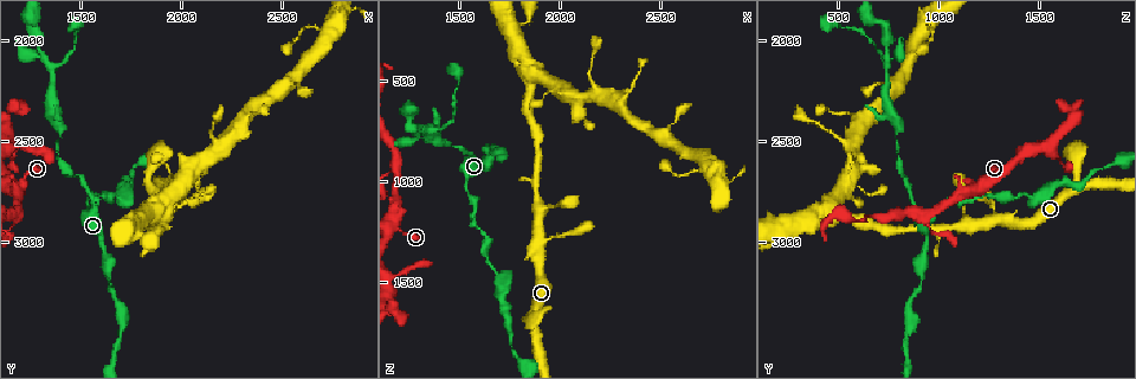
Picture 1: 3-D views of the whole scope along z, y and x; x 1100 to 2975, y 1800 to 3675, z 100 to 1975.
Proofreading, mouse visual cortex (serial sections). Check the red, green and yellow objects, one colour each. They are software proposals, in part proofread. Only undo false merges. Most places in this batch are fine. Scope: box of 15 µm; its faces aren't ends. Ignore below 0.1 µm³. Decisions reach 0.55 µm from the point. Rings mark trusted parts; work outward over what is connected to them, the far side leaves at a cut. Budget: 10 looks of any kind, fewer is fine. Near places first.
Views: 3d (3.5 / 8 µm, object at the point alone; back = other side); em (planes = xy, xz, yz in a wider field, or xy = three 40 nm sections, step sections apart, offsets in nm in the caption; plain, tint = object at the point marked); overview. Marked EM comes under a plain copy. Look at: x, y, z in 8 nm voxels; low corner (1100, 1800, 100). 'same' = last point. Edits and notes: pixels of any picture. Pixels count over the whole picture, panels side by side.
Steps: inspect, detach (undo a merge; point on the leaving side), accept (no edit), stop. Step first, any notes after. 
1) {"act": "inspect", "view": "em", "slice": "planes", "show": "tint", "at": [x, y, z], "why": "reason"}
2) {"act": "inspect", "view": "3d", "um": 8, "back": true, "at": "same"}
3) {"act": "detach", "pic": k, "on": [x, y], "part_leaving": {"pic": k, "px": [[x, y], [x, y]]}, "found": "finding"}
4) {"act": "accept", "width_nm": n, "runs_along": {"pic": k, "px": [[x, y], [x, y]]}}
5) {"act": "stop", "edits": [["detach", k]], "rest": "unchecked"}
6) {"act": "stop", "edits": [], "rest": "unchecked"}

{"act": "inspect", "view": "3d", "um": 3.5, "at": [1700, 2780, 1470]}

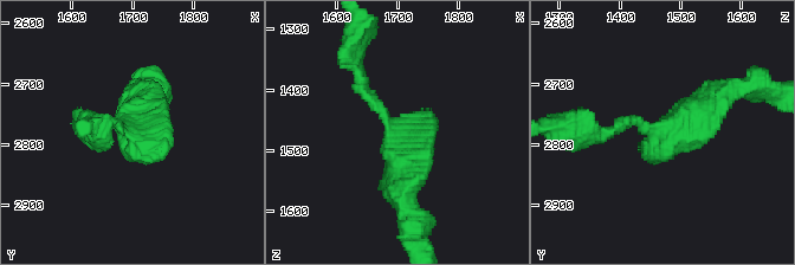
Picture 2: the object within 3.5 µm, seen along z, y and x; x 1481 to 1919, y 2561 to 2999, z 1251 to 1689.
{"act": "inspect", "view": "em", "slice": "planes", "show": "tint", "at": [1705, 2785, 1470], "why": "need the tissue"}

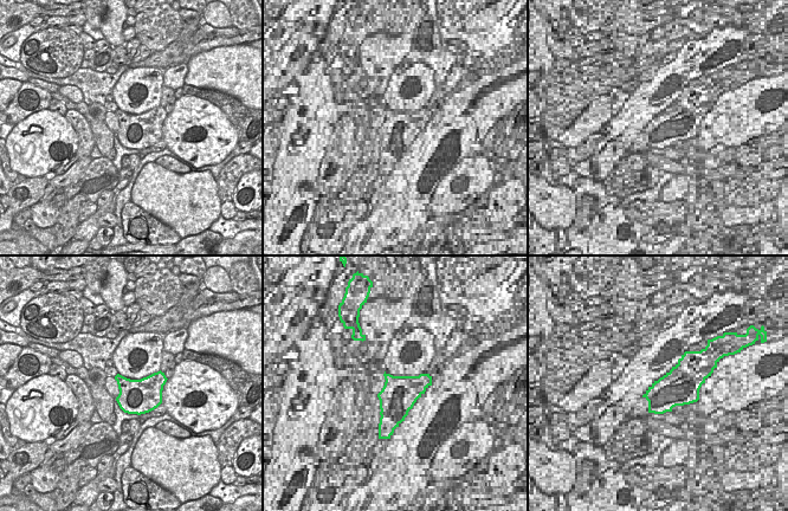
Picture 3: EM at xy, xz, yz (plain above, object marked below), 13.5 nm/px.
{"act": "accept", "runs_along": {"pic": 2, "px": [[359, 76], [399, 134], [402, 198]]}, "found": "one cell here"}

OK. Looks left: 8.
{"act": "inspect", "view": "3d", "um": 3.5, "at": [1470, 2670, 820], "why": "narrows sharply"}

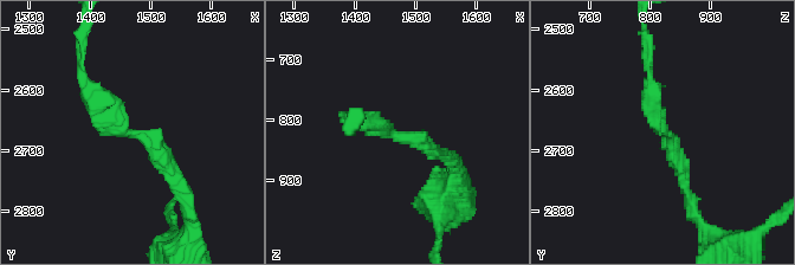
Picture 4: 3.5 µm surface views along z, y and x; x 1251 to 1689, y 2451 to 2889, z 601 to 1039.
{"act": "inspect", "view": "em", "slice": "xy", "step": 5, "show": "tint", "at": [1470, 2675, 830], "arm_widths_nm": [150, 250]}

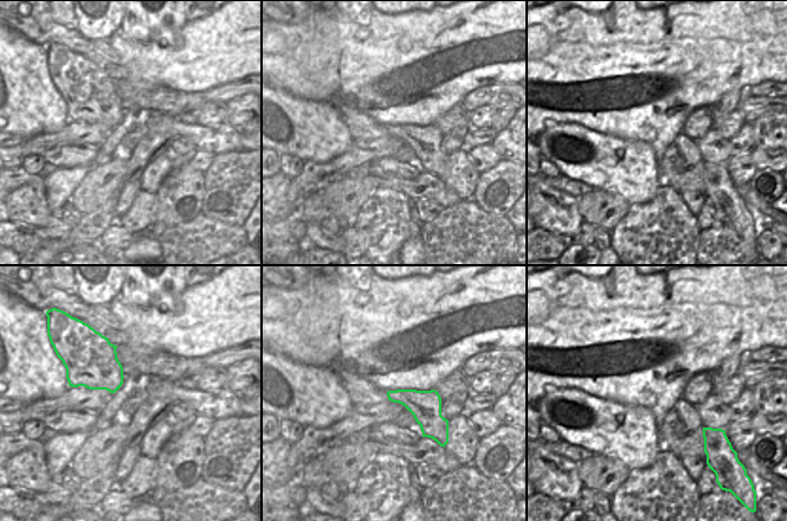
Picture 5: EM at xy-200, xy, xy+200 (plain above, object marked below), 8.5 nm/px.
{"act": "inspect", "view": "em", "slice": "xy", "step": 3, "show": "tint", "at": "same"}

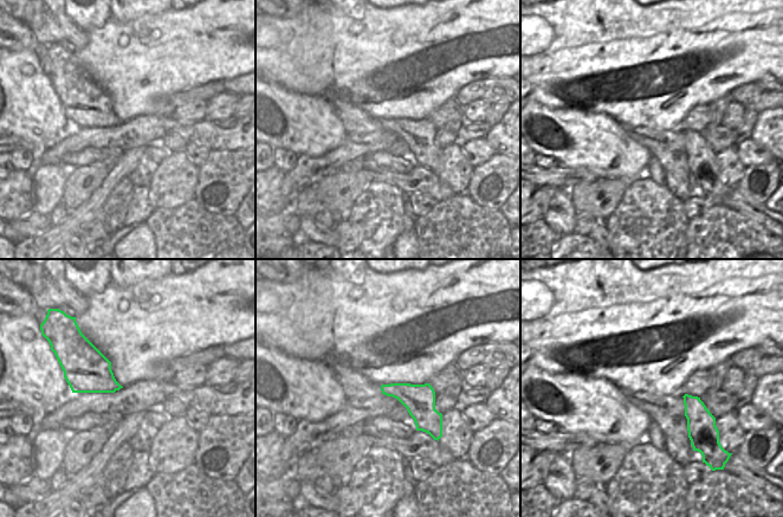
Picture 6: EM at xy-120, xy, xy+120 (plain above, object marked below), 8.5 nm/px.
{"act": "accept", "runs_along": {"pic": 4, "px": [[179, 185], [84, 76]]}, "found": "all the same cell"}

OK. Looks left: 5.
{"act": "inspect", "view": "3d", "um": 3.5, "at": [1370, 2140, 740], "why": "narrows sharply"}

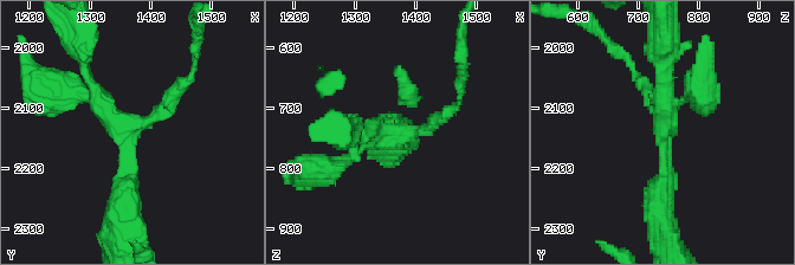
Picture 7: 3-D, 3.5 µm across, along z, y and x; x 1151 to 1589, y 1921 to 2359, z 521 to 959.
{"act": "inspect", "view": "em", "slice": "xy", "step": 2, "show": "tint", "at": [1365, 2135, 745], "arms": 3, "arm_widths_nm": [200, 250, 300]}

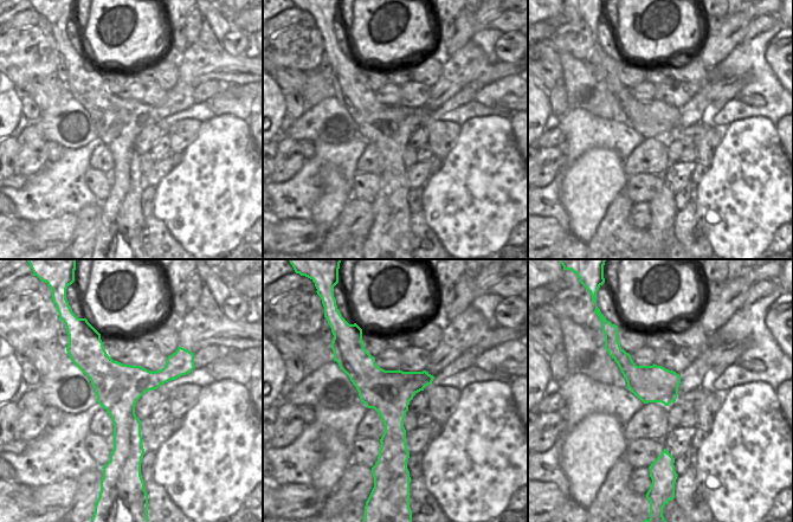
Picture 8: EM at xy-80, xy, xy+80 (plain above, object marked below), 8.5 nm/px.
{"act": "accept", "runs_along": {"pic": 8, "px": [[359, 342], [392, 403], [386, 453]]}, "found": "all the same cell"}

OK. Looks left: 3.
{"act": "inspect", "view": "3d", "um": 8, "at": [1870, 2750, 1670], "why": "arms part here"}

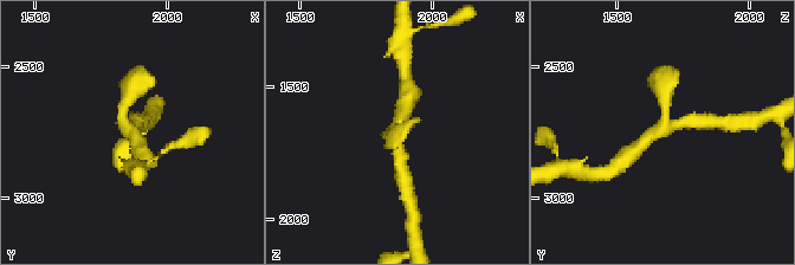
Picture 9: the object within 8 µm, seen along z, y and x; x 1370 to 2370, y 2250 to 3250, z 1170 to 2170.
{"act": "inspect", "view": "3d", "um": 3.5, "at": [1860, 2750, 1680], "why": "zoom in"}

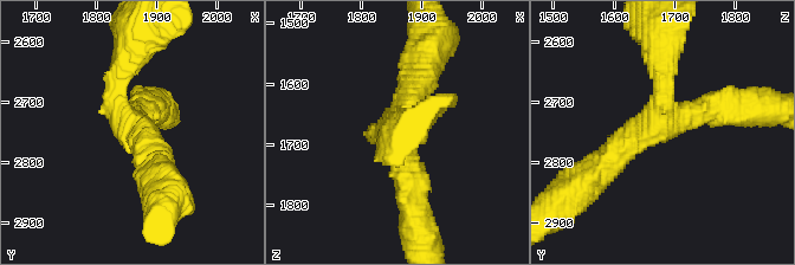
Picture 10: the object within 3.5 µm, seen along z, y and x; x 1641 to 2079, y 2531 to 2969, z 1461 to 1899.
{"act": "inspect", "view": "em", "slice": "xy", "step": 3, "show": "tint", "at": [1860, 2740, 1675], "why": "shape alone is not enough"}

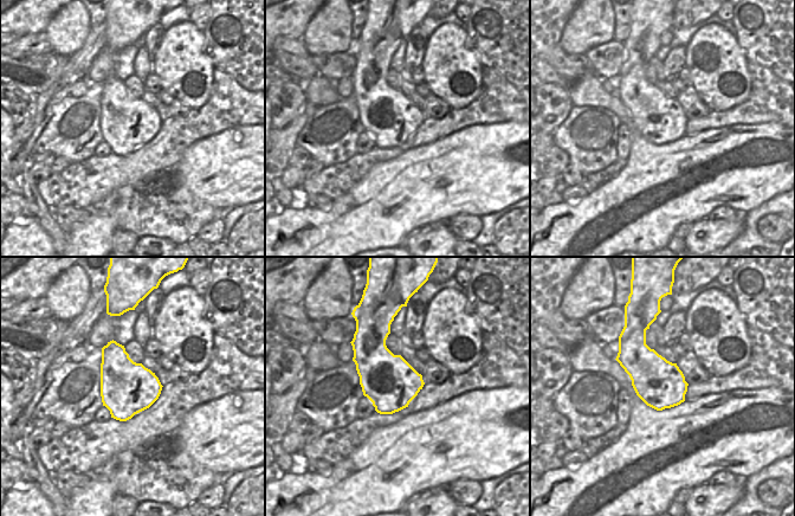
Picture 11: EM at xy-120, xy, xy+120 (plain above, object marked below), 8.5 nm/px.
{"act": "accept", "runs_along": {"pic": 10, "px": [[603, 166], [660, 125], [660, 57]]}, "found": "one cell here"}

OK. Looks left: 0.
{"act": "stop", "edits": [], "rest": "unchecked"}

